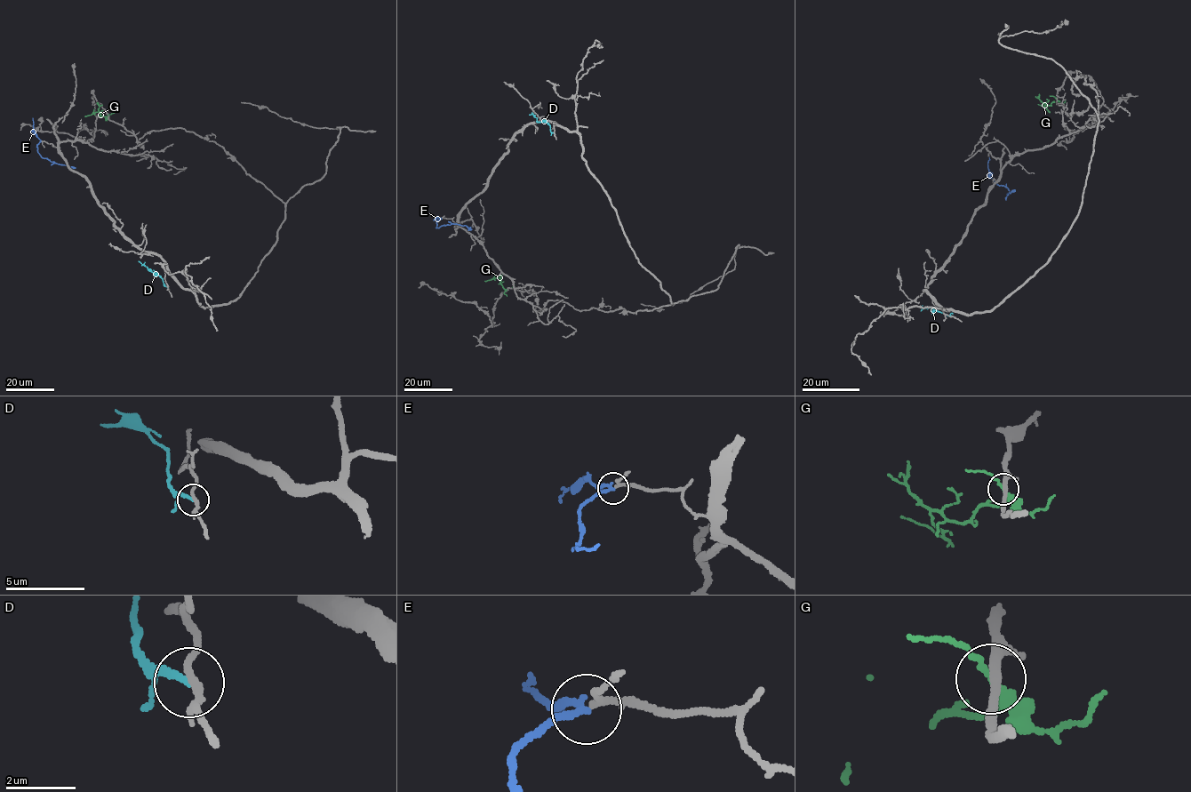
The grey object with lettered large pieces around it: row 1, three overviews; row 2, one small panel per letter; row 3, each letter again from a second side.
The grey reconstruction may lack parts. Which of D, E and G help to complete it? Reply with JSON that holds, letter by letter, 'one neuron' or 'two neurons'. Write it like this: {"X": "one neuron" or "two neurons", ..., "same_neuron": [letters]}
{"D": "two neurons", "E": "one neuron", "G": "two neurons", "same_neuron": ["E"]}

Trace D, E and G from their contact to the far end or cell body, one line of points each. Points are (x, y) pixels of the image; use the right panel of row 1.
D: (951, 316), (922, 307)
E: (993, 180), (1007, 188), (1007, 195), (1014, 189)
G: (1056, 100), (1051, 105), (1043, 103), (1050, 113)

